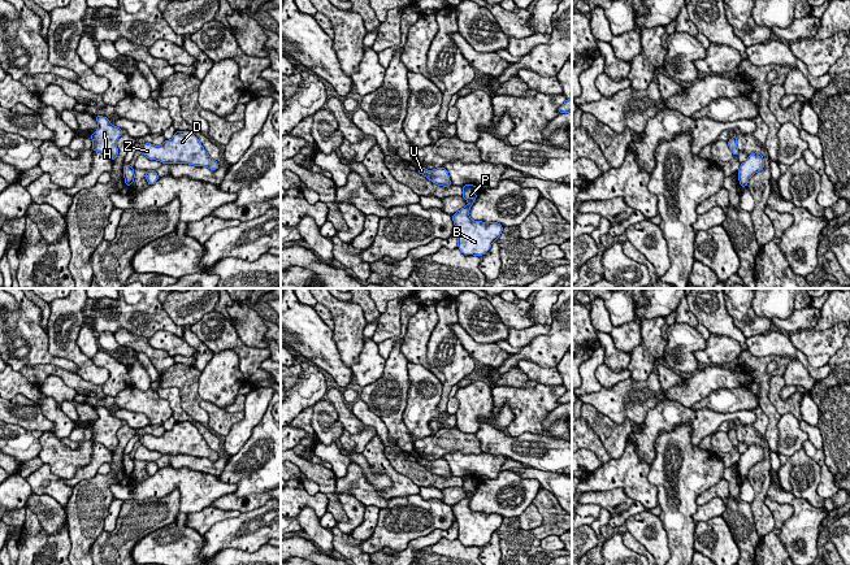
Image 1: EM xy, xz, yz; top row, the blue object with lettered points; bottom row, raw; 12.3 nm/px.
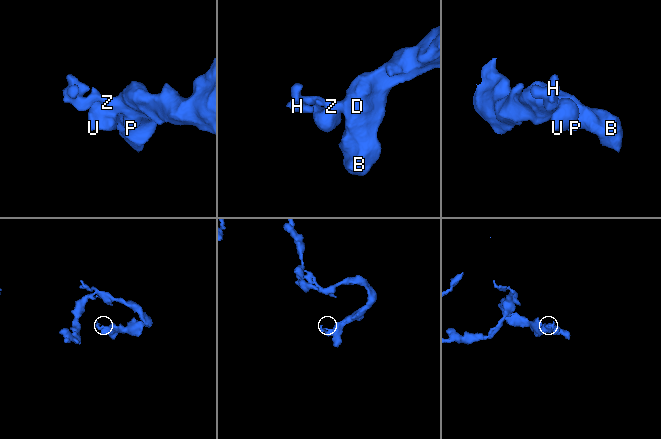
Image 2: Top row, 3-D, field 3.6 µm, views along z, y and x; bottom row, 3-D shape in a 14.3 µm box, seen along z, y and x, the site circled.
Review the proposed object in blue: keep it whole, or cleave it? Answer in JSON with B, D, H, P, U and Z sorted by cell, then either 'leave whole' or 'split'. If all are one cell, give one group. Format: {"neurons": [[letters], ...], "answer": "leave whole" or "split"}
{"neurons": [["B", "D", "H", "P", "U", "Z"]], "answer": "leave whole"}

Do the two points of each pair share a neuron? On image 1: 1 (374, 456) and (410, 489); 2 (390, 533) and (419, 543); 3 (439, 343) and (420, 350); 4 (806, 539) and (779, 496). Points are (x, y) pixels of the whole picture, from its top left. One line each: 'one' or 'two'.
1: one
2: two
3: two
4: one

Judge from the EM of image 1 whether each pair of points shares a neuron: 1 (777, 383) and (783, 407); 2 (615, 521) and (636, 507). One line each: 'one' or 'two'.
1: one
2: one

